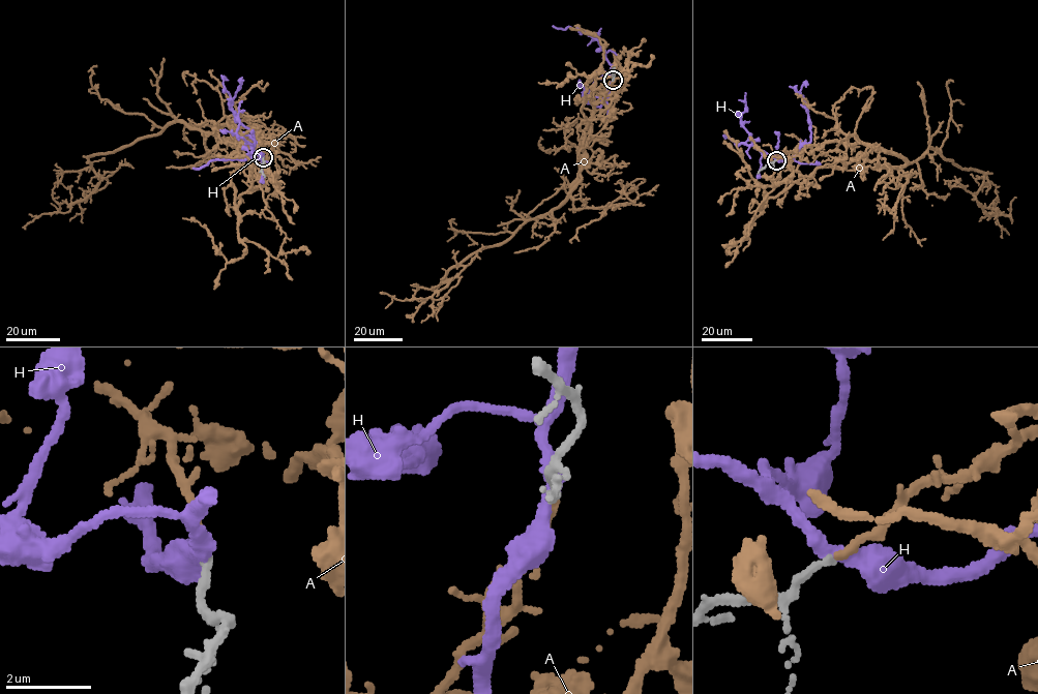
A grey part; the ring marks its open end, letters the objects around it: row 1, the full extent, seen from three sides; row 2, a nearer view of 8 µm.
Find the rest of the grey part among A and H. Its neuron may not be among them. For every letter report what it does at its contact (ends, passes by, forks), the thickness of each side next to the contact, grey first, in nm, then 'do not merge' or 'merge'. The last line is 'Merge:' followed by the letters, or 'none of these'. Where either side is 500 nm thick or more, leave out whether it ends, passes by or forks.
A: it ends; calibres 190 and 180 nm; merge
H: it passes by; calibres 200 and 320 nm; do not merge
Merge: A

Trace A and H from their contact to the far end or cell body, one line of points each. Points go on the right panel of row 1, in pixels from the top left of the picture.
A: (776, 159), (838, 141), (869, 143), (910, 162), (930, 148), (983, 174), (975, 199), (990, 215), (979, 221)
H: (775, 159), (793, 158), (810, 140), (808, 104), (790, 86)

